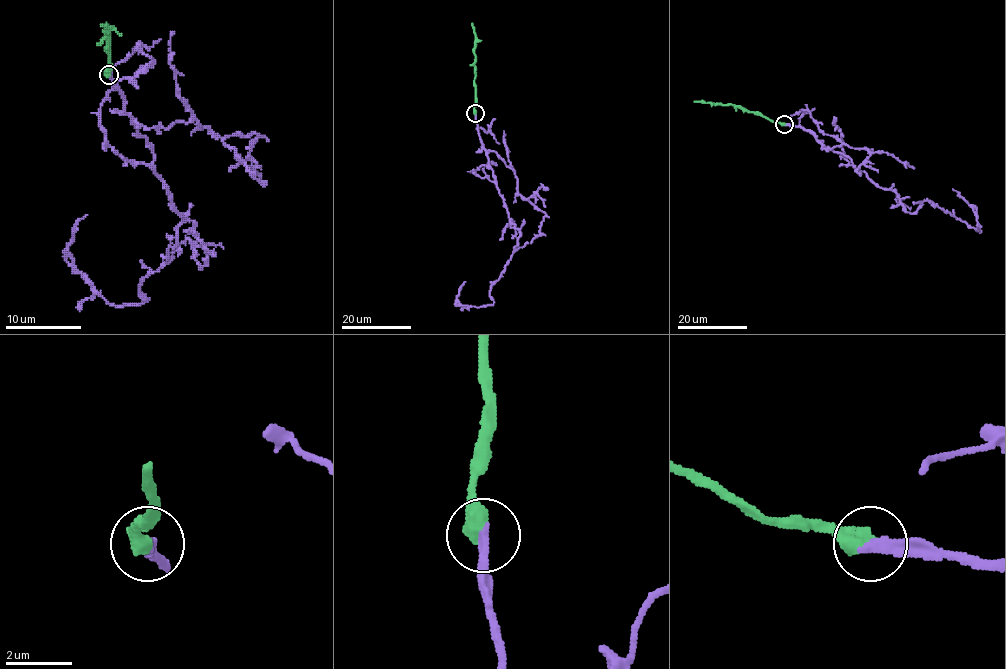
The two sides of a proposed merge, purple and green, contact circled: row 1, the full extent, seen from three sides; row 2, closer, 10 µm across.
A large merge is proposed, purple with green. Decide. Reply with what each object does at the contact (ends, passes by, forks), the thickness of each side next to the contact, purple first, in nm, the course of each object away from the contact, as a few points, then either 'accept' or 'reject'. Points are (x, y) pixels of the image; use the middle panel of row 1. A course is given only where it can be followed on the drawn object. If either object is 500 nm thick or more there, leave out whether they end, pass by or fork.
320/550 nm | purple via (475, 113), (498, 193), (520, 235), (501, 276), (492, 286), (492, 304), (463, 306), (457, 296), (465, 282) | green via (475, 113), (476, 35), (472, 23) | accept

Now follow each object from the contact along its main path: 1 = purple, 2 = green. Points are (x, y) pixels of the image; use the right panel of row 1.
1: (784, 124), (808, 130), (847, 156), (894, 191), (910, 213), (930, 200), (978, 230), (977, 216), (953, 189)
2: (784, 124), (731, 104), (694, 102)

